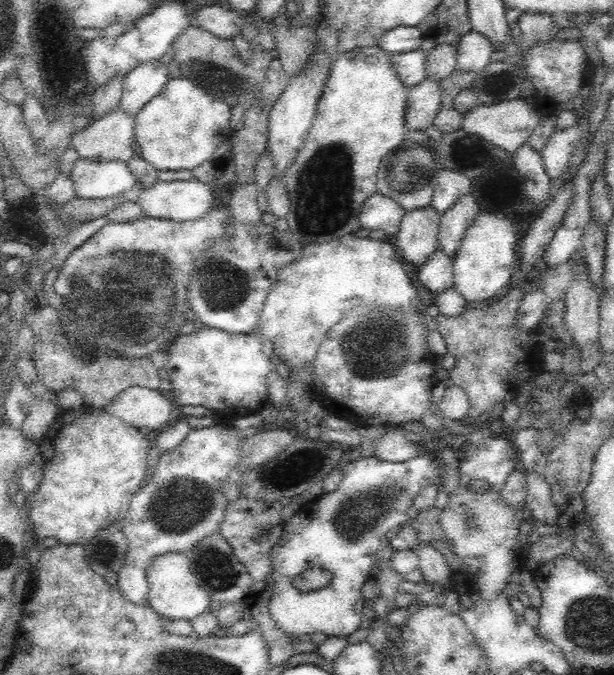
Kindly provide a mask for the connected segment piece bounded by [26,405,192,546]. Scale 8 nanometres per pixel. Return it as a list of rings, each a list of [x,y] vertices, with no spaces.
[[[82,405],[63,412],[52,422],[45,436],[40,439],[43,479],[38,490],[29,495],[26,504],[31,521],[32,540],[56,538],[60,545],[84,545],[108,525],[121,521],[128,512],[131,498],[148,478],[146,457],[152,445],[159,452],[172,450],[191,431],[182,417],[160,432],[154,443],[136,427],[122,422],[120,418],[106,413],[104,409],[92,409]]]

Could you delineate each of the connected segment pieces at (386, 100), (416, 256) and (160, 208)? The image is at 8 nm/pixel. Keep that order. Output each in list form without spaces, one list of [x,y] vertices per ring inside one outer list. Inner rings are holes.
[[[359,47],[352,52],[339,53],[338,57],[334,58],[332,62],[332,69],[326,86],[324,86],[322,98],[318,101],[316,114],[313,116],[308,134],[304,139],[303,145],[298,149],[296,156],[287,169],[283,172],[283,181],[285,182],[287,193],[289,196],[289,211],[285,214],[287,219],[288,228],[296,237],[298,237],[304,244],[316,243],[322,244],[323,242],[330,242],[334,238],[340,238],[344,234],[350,234],[356,230],[358,226],[358,210],[366,202],[366,199],[377,192],[377,174],[379,166],[383,162],[383,158],[391,153],[392,150],[398,148],[408,136],[408,131],[405,125],[405,106],[408,88],[406,88],[398,75],[392,68],[392,64],[389,61],[389,53],[384,52],[382,49],[373,47]]]
[[[430,205],[405,212],[396,234],[396,249],[402,260],[422,267],[438,249],[441,213]]]
[[[190,178],[186,182],[182,182],[182,180],[172,180],[172,182],[158,180],[151,187],[141,189],[135,201],[146,216],[182,222],[204,216],[204,213],[214,206],[214,200],[210,185],[204,184],[196,178]]]

